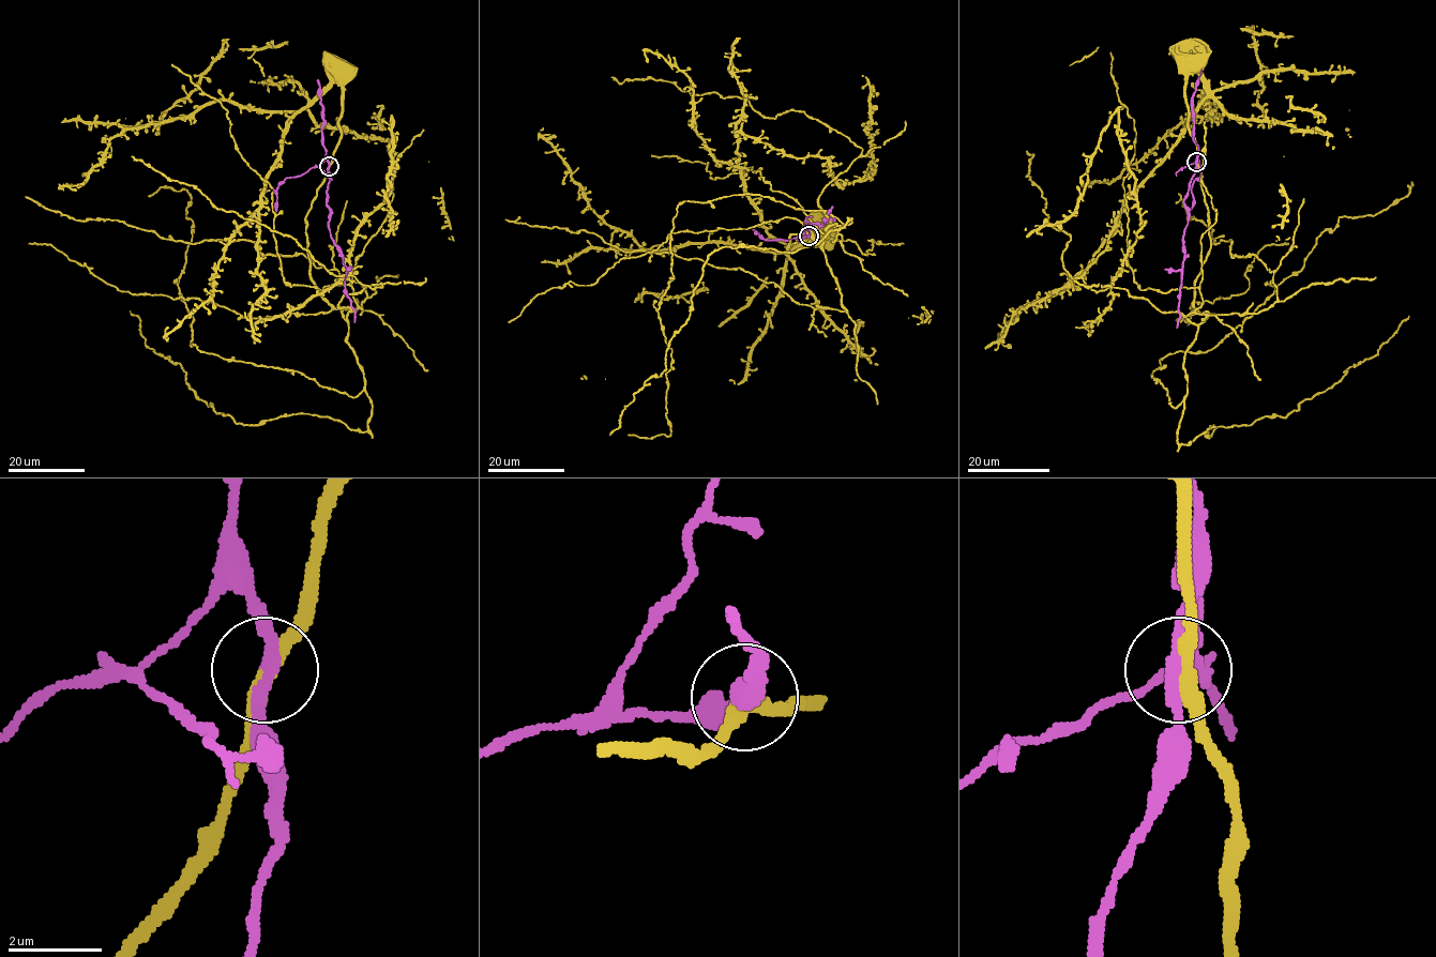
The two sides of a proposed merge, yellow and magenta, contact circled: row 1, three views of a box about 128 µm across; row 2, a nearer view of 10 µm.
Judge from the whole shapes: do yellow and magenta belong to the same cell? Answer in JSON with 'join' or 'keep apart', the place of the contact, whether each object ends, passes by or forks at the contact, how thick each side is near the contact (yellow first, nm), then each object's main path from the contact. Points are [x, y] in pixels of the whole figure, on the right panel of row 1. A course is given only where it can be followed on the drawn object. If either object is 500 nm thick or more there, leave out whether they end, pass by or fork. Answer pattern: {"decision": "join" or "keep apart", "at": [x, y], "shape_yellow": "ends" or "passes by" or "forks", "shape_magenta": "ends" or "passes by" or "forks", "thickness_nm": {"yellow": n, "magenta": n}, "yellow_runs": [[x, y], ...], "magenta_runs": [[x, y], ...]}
{"decision": "keep apart", "at": [1196, 162], "shape_yellow": "passes by", "shape_magenta": "passes by", "thickness_nm": {"yellow": 320, "magenta": 260}, "yellow_runs": [[1196, 162], [1197, 143], [1188, 126], [1184, 74], [1176, 56], [1179, 44]], "magenta_runs": [[1196, 162], [1196, 171], [1183, 200], [1187, 226], [1182, 240], [1177, 328]]}

